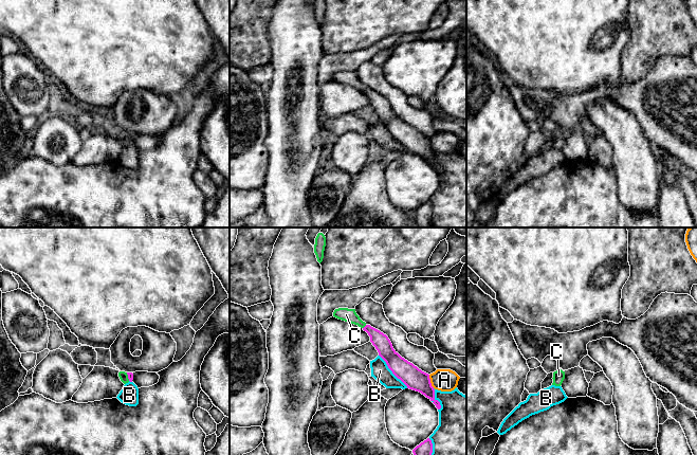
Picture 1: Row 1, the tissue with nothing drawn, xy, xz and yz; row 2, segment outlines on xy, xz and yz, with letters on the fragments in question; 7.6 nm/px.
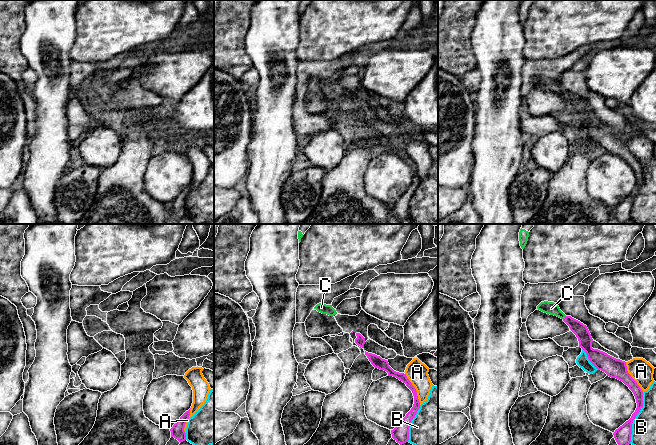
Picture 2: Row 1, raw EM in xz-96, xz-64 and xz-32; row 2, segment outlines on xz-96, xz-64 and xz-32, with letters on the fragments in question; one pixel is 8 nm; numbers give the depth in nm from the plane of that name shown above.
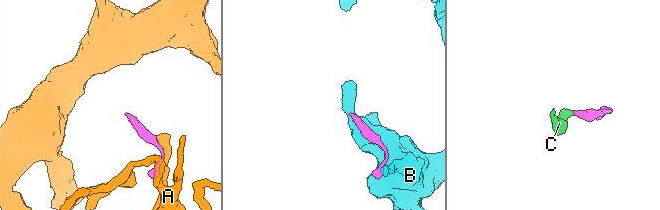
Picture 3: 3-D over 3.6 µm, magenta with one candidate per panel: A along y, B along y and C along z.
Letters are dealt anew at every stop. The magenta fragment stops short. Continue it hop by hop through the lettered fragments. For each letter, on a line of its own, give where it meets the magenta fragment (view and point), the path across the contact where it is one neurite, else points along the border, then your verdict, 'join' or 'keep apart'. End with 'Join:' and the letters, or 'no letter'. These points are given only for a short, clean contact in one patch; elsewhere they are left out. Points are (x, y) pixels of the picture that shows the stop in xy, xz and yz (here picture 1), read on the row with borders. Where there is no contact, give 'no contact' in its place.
A: contact xz (429, 381); keep apart
B: contact xz (391, 370); keep apart
C: contact xz (364, 327); way xz (380, 341), (364, 327), (346, 314); join
Join: C

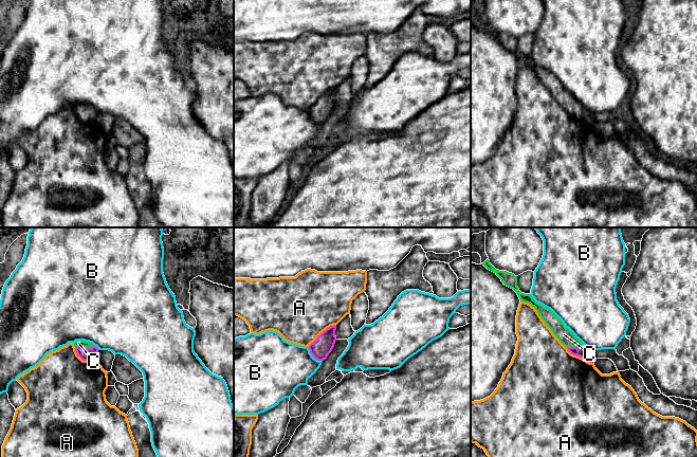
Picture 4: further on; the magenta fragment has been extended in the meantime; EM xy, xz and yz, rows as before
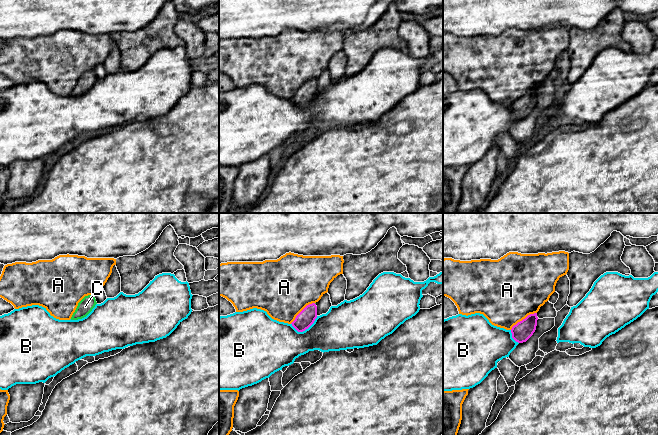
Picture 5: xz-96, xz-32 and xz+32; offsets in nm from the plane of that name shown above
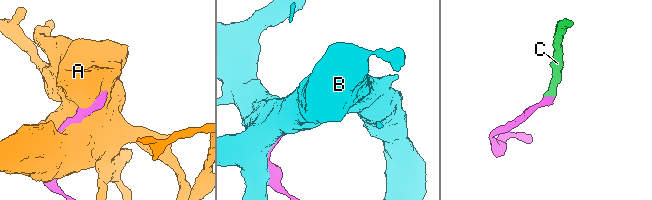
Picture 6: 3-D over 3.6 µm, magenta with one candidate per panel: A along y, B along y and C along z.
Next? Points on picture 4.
A: contact xz (321, 333); keep apart
B: contact xz (313, 357); keep apart
C: contact xy (84, 347); join
Join: C

